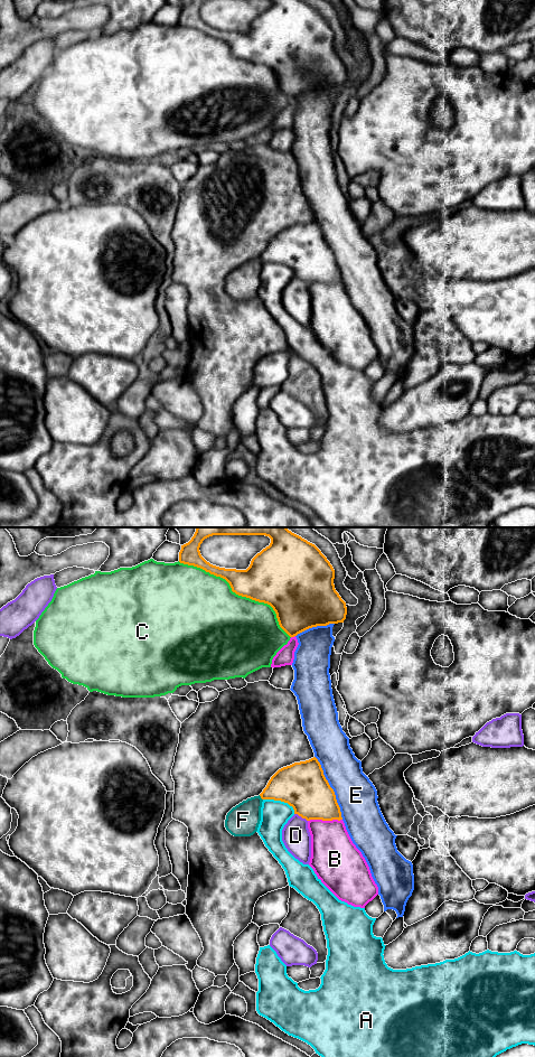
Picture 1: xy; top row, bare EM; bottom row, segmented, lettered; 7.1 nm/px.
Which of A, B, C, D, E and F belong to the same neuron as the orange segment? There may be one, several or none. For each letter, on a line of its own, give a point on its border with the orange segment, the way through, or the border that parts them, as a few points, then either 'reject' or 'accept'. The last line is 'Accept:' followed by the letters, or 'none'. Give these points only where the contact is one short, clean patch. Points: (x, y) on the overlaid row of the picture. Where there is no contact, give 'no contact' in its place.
A: meets orange in xy at (281, 801); reject
B: meets orange in xy at (325, 820); reject
C: meets orange in xy at (238, 595); reject
D: meets orange in xy at (301, 816); reject
E: meets orange in xy at (330, 787); reject
F: meets orange in xy at (261, 797); border along xy (259, 795), (262, 800); reject
Accept: none

